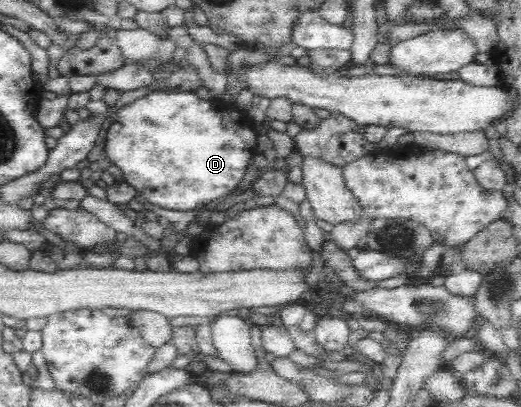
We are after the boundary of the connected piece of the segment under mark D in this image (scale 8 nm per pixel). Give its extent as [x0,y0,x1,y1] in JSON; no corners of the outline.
[103,92,259,211]

